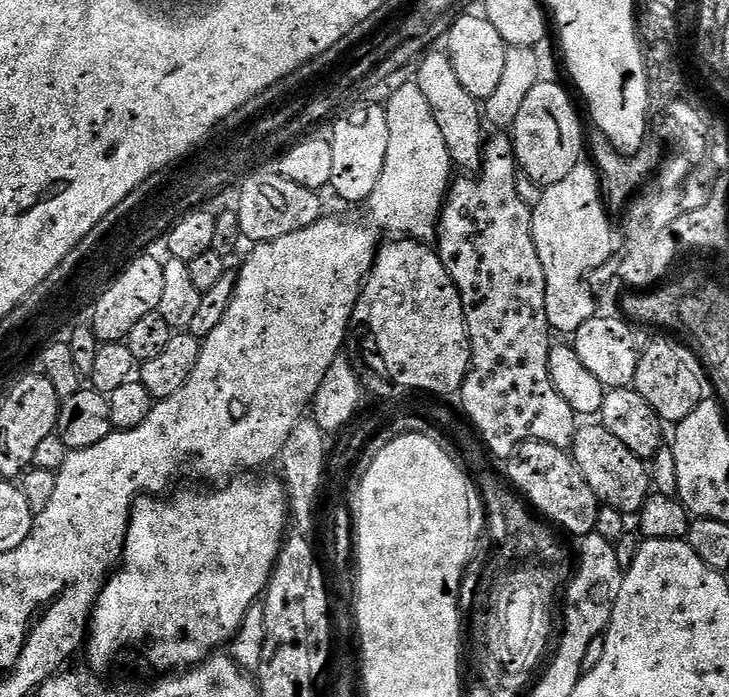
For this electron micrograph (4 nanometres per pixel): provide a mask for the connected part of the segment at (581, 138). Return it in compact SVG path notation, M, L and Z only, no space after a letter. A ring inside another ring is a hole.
M541 79L524 97L517 120L510 127L519 171L540 184L541 189L561 182L570 170L582 162L586 152L585 129L584 124L580 125L580 116L567 90L552 80Z

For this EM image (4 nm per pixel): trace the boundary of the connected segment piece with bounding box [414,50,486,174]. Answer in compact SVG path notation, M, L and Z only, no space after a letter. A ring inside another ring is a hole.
M429 51L415 65L414 83L422 90L426 102L430 102L430 110L434 114L434 122L438 122L438 130L446 142L446 150L450 150L453 165L461 173L475 174L484 161L484 146L486 143L486 121L482 115L481 101L472 97L458 82L458 74L454 74L454 66L450 62L447 51Z

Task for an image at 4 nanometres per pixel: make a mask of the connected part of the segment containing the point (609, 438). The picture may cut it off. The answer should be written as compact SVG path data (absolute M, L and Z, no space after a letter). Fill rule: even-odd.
M588 422L577 427L576 436L572 439L570 455L582 470L582 478L594 490L605 508L613 508L623 514L636 514L646 498L650 495L650 468L645 461L638 459L630 450L626 450L623 442L618 442L610 430L606 430L599 422Z

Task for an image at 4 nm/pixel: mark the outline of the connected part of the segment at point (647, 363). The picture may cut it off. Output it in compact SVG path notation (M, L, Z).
M672 338L653 339L641 351L636 375L635 390L650 402L650 406L659 414L665 425L681 424L685 418L706 398L704 392L705 365L690 349Z

